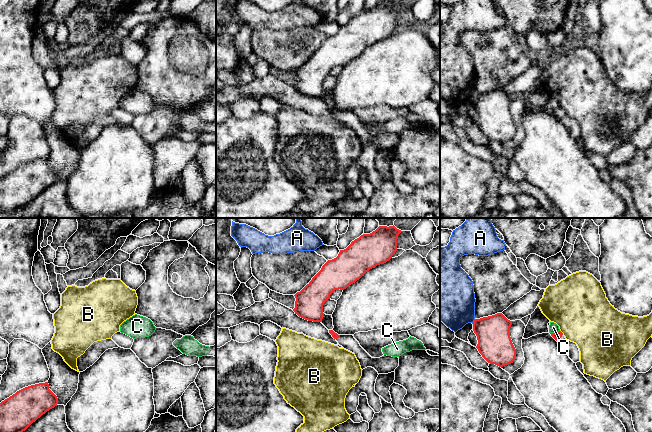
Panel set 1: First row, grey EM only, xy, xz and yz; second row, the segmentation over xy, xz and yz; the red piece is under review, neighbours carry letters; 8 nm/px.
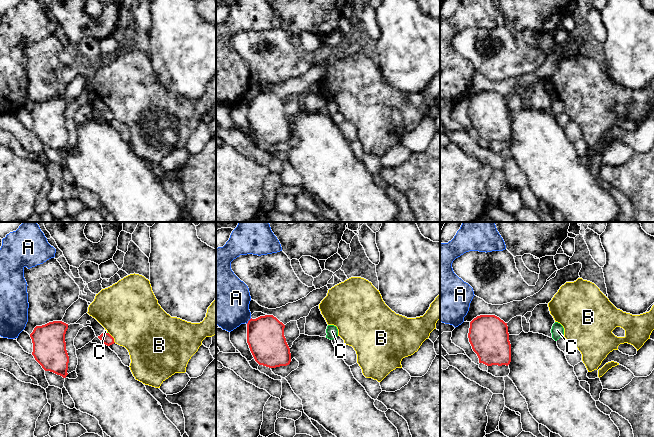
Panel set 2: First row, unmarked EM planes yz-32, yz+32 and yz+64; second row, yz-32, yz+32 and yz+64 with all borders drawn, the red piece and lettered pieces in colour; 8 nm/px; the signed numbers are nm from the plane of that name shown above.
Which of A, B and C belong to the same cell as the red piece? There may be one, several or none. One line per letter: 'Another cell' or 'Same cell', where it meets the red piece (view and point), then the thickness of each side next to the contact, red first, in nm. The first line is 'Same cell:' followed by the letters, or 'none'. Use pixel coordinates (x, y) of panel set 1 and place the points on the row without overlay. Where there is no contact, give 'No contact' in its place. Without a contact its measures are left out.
Same cell: none
A: Another cell. Touches red at yz (474, 97). Thickness 280 nm (red) against 360 nm
B: Another cell. Touches red at yz (561, 108). Thickness 70 nm (red) against 460 nm
C: Another cell. Touches red at yz (555, 108). Thickness 70 nm (red) against 80 nm

